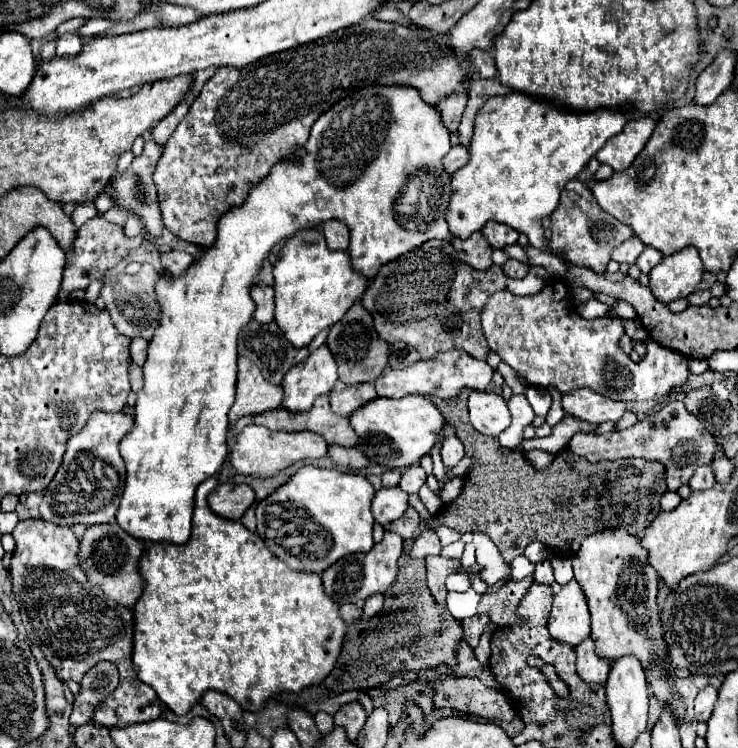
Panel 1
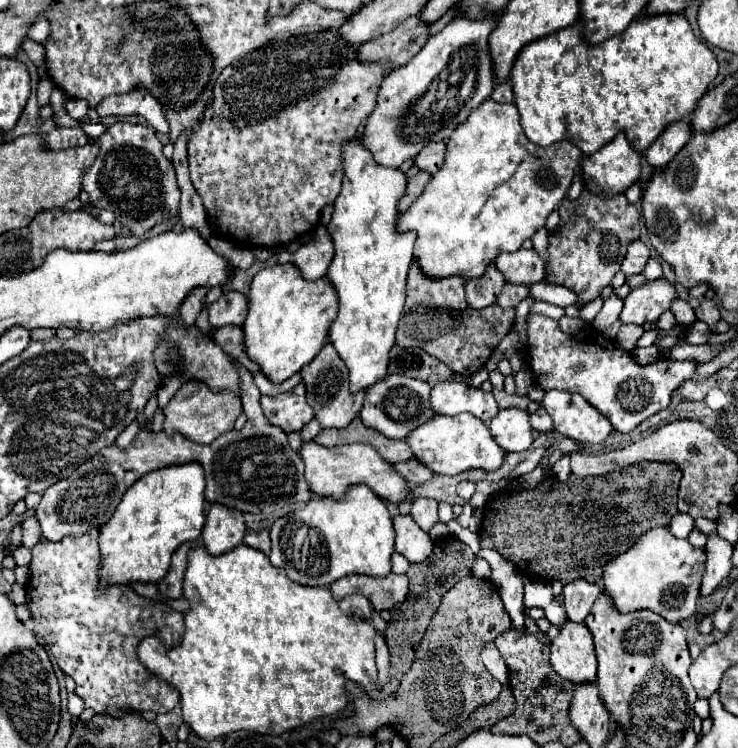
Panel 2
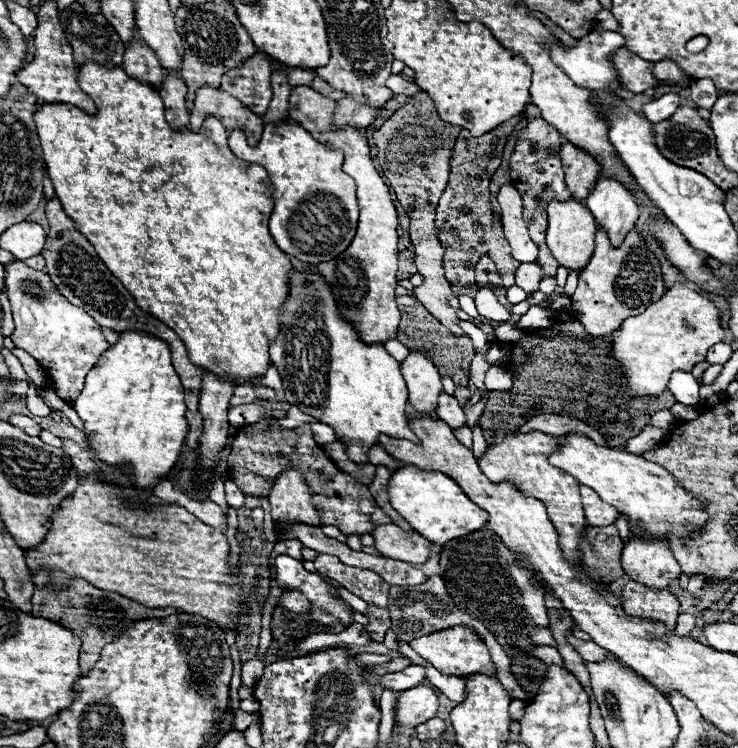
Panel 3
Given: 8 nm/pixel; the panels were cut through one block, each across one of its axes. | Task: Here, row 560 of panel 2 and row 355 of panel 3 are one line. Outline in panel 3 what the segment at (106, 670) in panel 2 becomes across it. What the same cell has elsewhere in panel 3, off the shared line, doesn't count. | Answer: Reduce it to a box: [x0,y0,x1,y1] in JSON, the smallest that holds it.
[6,260,110,404]

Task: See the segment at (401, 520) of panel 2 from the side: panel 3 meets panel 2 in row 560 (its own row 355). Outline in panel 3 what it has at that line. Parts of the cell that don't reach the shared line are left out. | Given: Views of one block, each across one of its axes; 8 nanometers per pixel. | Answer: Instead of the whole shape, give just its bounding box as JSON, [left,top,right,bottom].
[400,352,444,412]

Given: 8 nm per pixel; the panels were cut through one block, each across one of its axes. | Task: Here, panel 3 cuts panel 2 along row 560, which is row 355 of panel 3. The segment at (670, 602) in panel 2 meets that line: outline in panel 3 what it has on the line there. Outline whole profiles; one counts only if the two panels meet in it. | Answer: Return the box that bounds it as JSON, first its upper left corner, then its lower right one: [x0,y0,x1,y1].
[612,284,722,396]

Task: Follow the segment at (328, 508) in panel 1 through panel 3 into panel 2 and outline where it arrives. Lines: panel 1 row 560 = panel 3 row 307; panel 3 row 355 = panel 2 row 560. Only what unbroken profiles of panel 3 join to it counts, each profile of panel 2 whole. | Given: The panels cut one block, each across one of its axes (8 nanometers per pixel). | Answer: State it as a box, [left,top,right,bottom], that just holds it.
[270,486,394,586]

